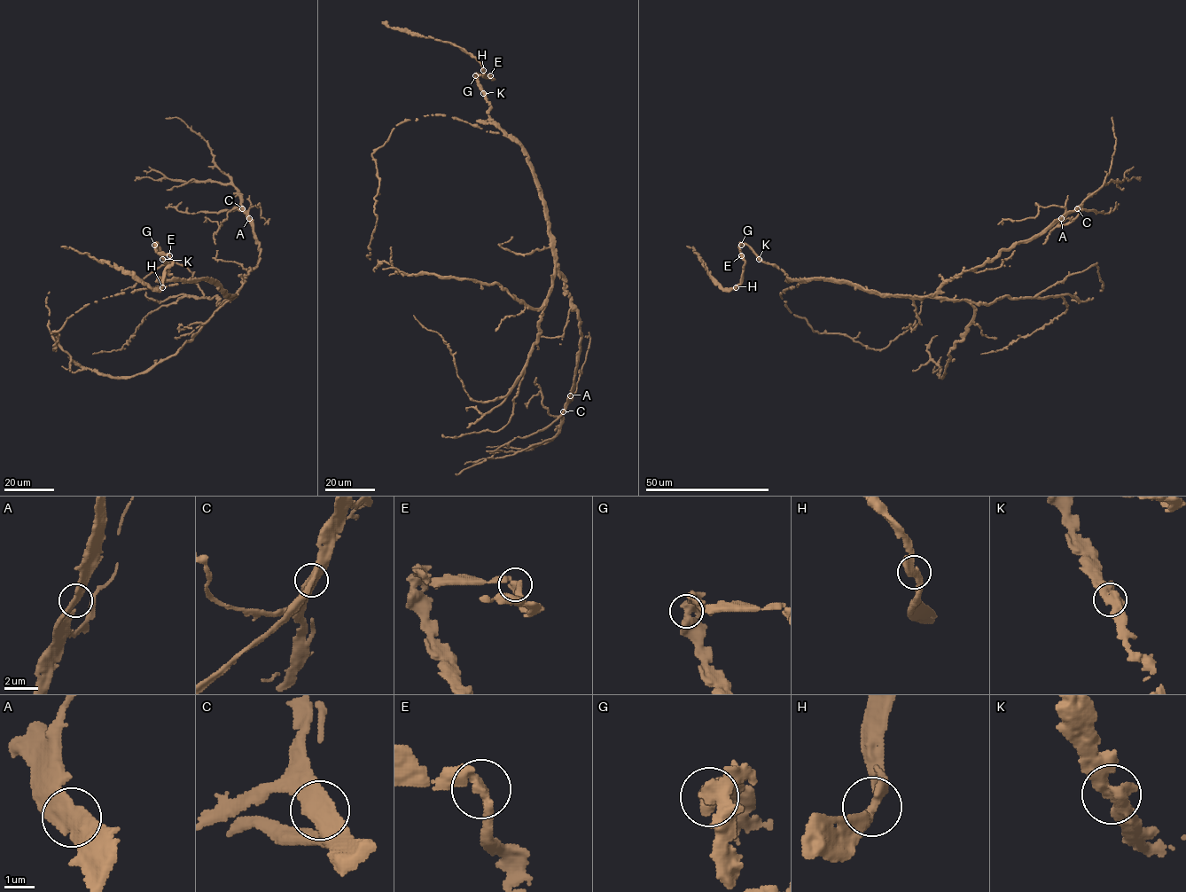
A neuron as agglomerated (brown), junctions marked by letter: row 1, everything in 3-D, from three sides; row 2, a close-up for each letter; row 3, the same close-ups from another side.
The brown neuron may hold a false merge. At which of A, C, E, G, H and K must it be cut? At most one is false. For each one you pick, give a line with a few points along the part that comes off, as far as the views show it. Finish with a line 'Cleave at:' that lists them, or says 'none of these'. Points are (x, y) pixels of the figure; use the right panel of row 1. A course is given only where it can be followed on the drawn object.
Cleave at: none of these

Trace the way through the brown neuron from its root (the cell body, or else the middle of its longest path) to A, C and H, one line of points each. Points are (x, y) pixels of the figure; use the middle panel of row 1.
A: (542, 195), (548, 217), (555, 266), (563, 277), (564, 287), (577, 312), (581, 332), (580, 350), (570, 395)
C: (542, 195), (548, 217), (555, 266), (563, 277), (564, 287), (577, 312), (581, 336), (573, 386), (563, 411)
H: (542, 195), (526, 150), (489, 119), (491, 105), (476, 74), (489, 75), (493, 79), (486, 77), (483, 70)

